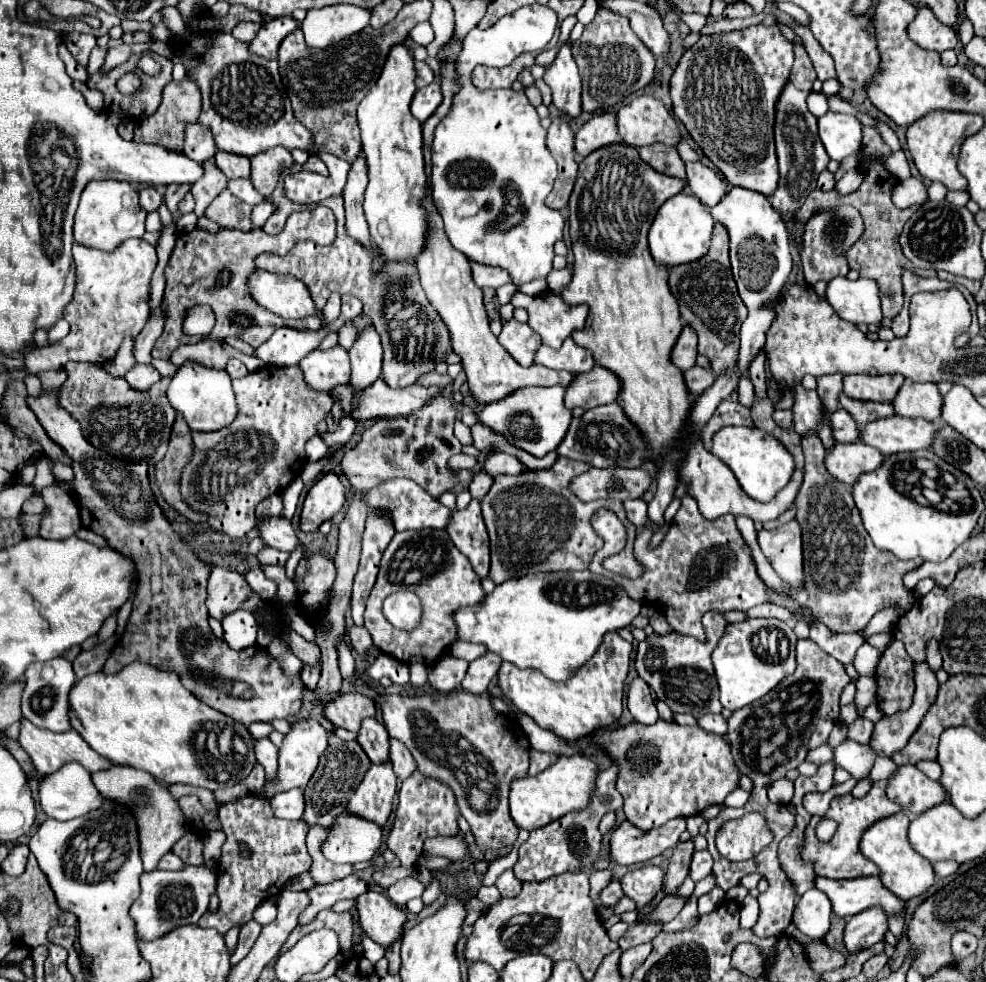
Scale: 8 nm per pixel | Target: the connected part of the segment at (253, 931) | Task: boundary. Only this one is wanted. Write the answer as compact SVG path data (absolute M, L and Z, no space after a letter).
M255 920L247 922L241 926L241 932L239 932L239 944L237 944L237 950L235 954L231 956L231 964L237 964L241 962L241 958L245 958L249 954L249 950L253 948L255 940L259 938L259 932L261 932L261 924L257 924Z

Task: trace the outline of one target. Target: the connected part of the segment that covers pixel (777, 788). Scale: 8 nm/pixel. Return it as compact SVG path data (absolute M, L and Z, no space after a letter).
M781 778L771 784L769 788L769 800L775 804L789 804L793 798L793 782L787 778Z

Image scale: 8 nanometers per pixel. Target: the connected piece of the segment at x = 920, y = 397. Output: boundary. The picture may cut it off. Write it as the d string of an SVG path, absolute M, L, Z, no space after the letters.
M905 380L897 398L893 400L895 412L905 418L923 418L935 422L941 416L943 396L937 384L921 384L913 380Z

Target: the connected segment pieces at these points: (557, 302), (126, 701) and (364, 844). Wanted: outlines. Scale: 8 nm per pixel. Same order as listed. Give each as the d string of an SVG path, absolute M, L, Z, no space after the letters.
M517 292L511 302L515 308L527 308L529 326L541 336L543 344L551 348L559 348L573 330L585 326L587 306L571 306L555 292L539 296Z
M133 662L117 674L97 672L97 674L85 676L83 680L79 680L79 684L75 684L71 688L69 704L71 704L71 710L69 710L71 726L85 738L85 742L95 752L109 758L113 764L145 770L151 776L155 776L157 782L167 784L167 786L169 784L189 784L189 786L201 786L201 788L209 788L209 790L217 790L217 788L225 786L225 784L219 784L217 780L211 780L207 770L199 764L199 758L193 748L193 740L205 722L229 724L229 726L237 726L237 722L233 718L209 708L201 700L197 700L187 688L183 688L183 684L175 672L157 670L143 662Z
M341 814L333 828L327 830L327 842L323 854L335 864L367 862L381 848L381 828L377 824Z

